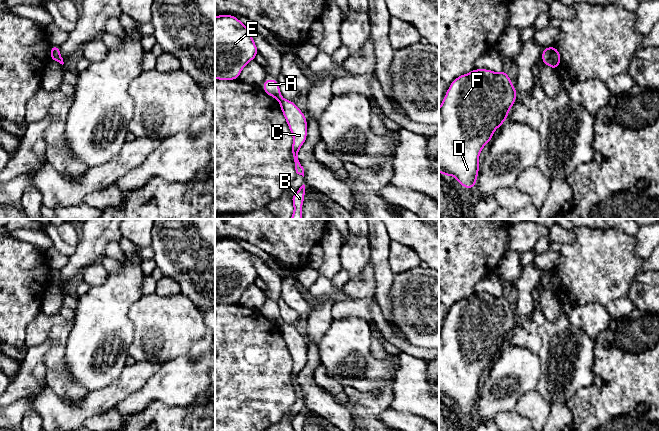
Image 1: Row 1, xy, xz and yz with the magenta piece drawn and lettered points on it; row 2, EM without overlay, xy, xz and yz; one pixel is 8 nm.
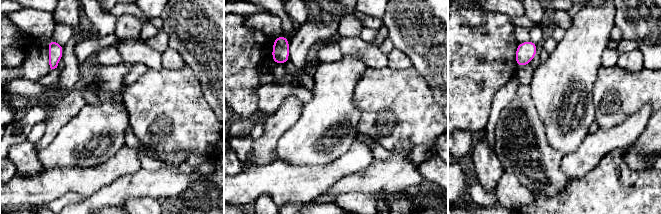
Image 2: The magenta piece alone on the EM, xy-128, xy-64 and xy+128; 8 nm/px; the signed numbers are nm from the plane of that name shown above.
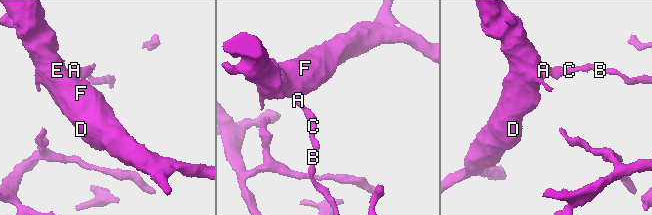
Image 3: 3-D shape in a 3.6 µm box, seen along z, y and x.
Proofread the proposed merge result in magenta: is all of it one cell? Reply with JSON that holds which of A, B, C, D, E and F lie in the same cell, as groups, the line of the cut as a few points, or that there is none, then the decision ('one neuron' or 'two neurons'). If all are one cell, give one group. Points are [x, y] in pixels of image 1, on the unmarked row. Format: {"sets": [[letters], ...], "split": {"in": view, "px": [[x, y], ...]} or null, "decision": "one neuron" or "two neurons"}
{"sets": [["A", "D", "E", "F"], ["B", "C"]], "split": {"in": "xz", "px": [[283, 322], [279, 325]]}, "decision": "two neurons"}

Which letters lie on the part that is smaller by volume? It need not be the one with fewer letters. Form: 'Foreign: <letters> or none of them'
Foreign: B, C

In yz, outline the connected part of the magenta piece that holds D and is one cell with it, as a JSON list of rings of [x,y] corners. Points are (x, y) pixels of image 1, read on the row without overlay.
[[[474,293],[450,308],[439,332],[439,396],[454,400],[463,412],[475,412],[479,398],[479,379],[493,363],[494,355],[508,342],[517,316],[508,297]]]

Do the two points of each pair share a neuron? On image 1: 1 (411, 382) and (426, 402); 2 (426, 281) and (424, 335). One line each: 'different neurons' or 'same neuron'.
1: same neuron
2: same neuron

